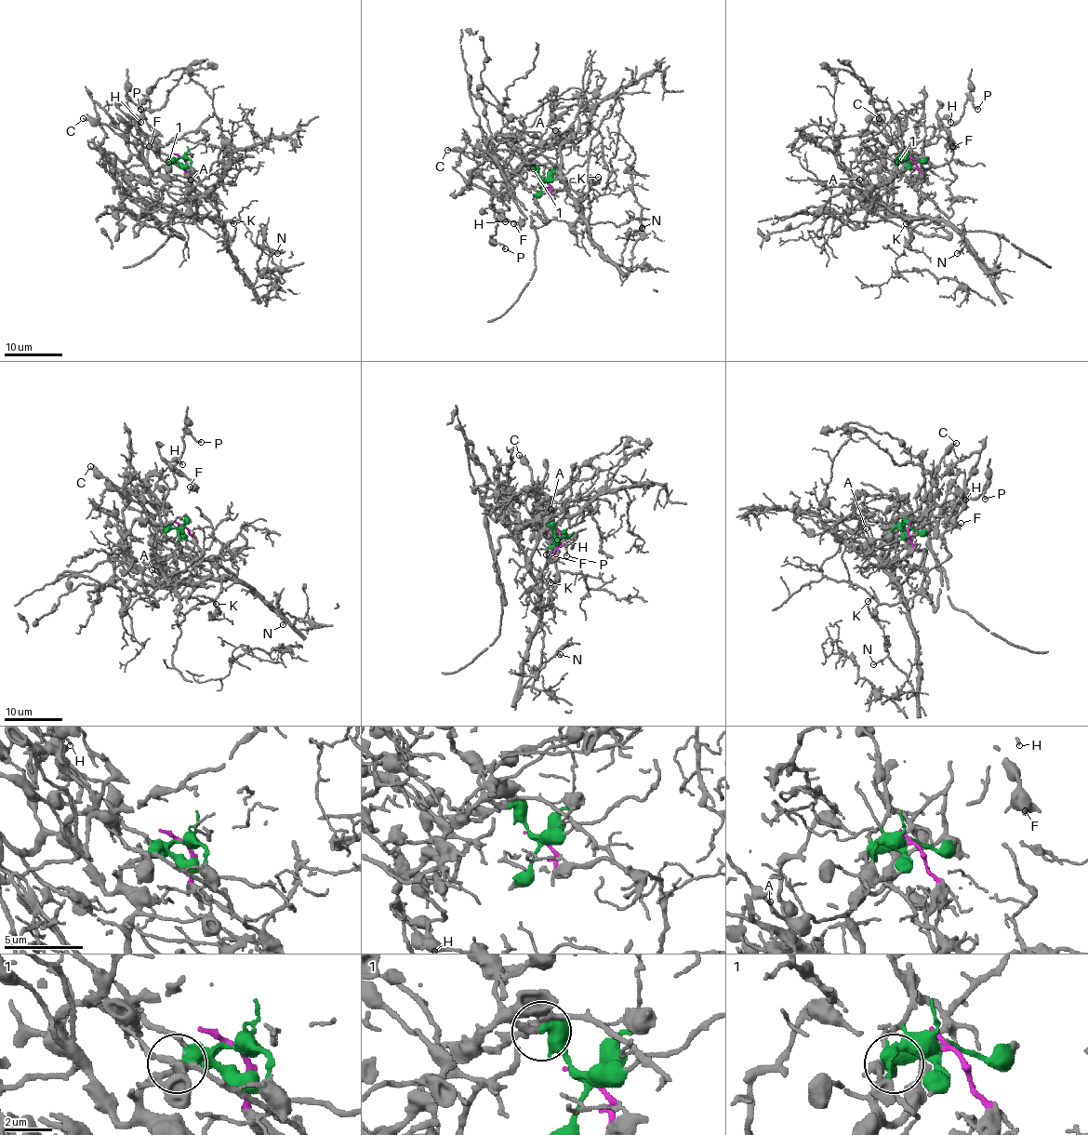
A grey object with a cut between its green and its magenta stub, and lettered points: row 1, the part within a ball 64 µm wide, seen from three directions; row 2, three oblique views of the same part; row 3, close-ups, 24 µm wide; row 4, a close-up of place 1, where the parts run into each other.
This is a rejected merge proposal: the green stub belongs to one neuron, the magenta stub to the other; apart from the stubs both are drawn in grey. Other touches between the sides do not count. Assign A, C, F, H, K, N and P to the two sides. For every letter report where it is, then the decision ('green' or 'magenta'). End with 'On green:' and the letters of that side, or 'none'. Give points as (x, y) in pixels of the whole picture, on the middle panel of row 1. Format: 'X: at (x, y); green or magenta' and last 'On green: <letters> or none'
A: at (555, 130); green
C: at (447, 150); green
F: at (513, 223); green
H: at (505, 221); green
K: at (598, 177); magenta
N: at (642, 228); magenta
P: at (505, 248); green
On green: A, C, F, H, P

